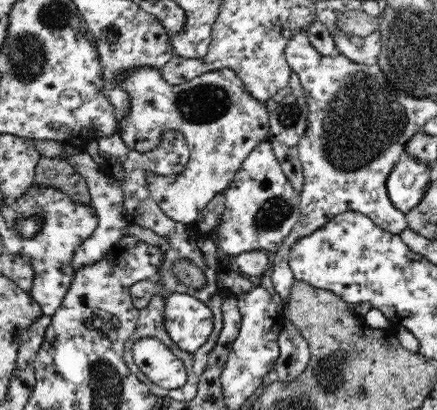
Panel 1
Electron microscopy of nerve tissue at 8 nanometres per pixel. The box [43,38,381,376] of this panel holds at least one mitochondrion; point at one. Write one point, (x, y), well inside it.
(204, 103)

